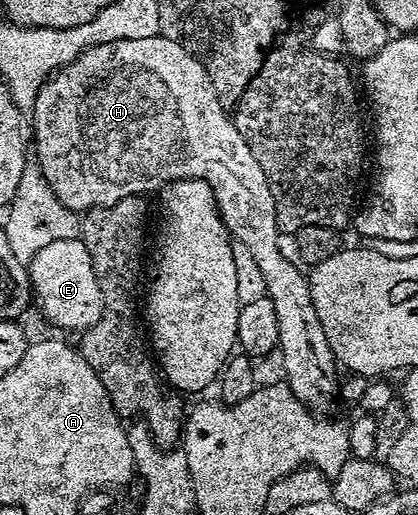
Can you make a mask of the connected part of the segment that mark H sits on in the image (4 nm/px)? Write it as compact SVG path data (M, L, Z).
M166 36L146 38L145 40L113 40L105 44L97 44L93 48L86 50L81 56L77 56L77 60L73 60L68 66L63 66L60 70L56 70L43 83L43 87L39 90L39 96L33 107L33 113L35 113L35 122L33 118L33 144L34 147L35 144L37 146L37 154L39 156L39 162L37 162L38 169L43 171L43 175L47 182L50 183L56 196L71 210L86 212L88 210L96 210L99 206L117 204L117 200L125 200L125 196L133 196L134 194L147 196L150 195L150 190L156 189L155 191L158 191L170 183L181 181L182 178L200 178L210 184L211 190L215 194L215 203L219 206L219 212L223 215L223 222L227 225L227 230L231 233L232 239L240 247L242 247L241 245L247 246L248 252L251 253L248 254L250 261L255 262L257 268L261 268L261 276L265 276L267 297L271 299L273 308L277 312L277 332L279 333L277 354L283 357L283 370L287 373L285 384L290 387L295 398L301 400L308 410L312 412L327 412L327 409L334 404L335 393L339 390L338 372L340 373L340 371L337 369L335 354L329 348L329 340L325 336L325 328L321 328L321 320L317 316L317 308L313 304L308 275L294 261L291 263L283 255L283 250L279 247L281 231L277 224L275 197L271 191L269 180L265 176L261 164L257 164L257 156L253 156L249 144L237 132L234 117L221 104L221 100L211 83L211 78L207 75L207 70L199 62L199 59L195 57L194 53L188 47L186 50L181 43L174 42L173 39L166 38Z

